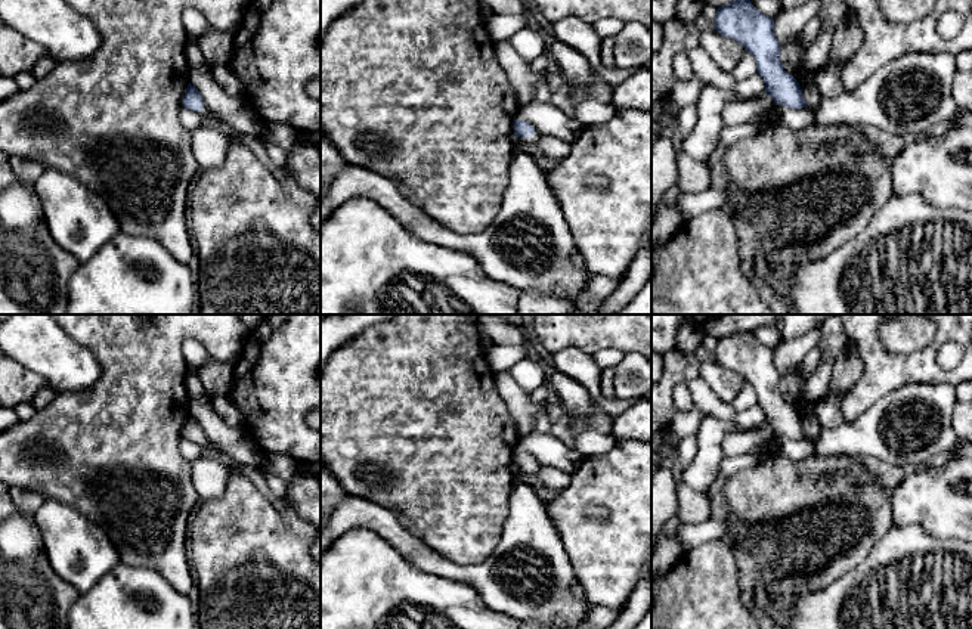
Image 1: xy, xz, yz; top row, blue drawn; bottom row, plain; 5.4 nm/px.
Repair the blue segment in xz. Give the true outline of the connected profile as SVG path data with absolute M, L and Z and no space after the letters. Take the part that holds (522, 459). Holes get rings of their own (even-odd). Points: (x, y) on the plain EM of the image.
M514 450L514 465L520 470L518 472L526 477L526 483L533 489L545 489L545 486L536 478L538 468L529 453Z

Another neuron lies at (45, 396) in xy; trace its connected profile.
M44 387L34 394L31 403L38 409L47 406L56 396L56 391L50 387Z

